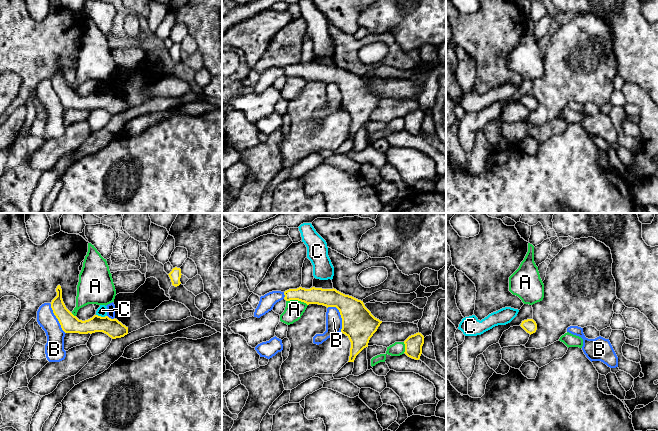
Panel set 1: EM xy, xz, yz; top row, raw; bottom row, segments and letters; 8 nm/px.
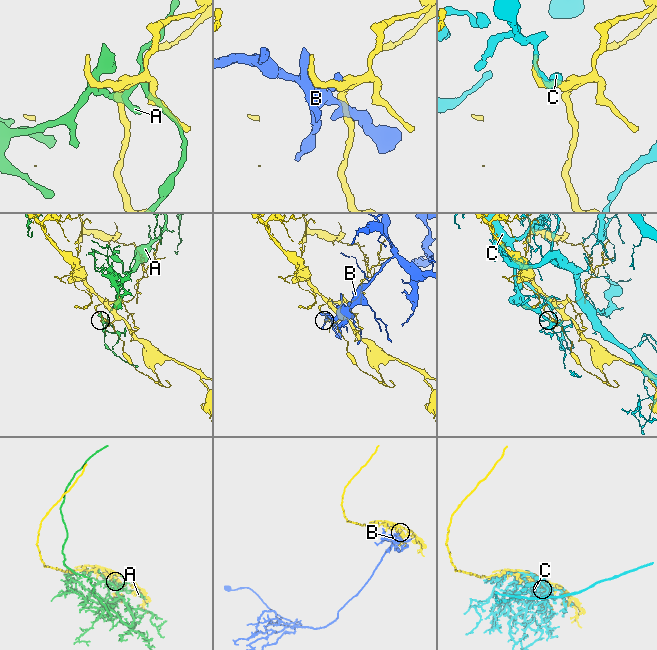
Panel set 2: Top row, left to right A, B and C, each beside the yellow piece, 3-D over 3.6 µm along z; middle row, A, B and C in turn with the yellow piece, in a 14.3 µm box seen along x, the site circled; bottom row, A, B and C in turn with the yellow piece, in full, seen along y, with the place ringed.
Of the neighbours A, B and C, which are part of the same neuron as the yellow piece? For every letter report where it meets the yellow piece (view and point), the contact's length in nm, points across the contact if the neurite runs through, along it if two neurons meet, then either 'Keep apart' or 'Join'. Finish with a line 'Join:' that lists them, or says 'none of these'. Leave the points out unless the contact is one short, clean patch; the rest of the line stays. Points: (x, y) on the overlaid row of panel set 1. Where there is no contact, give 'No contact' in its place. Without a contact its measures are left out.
A: Touches yellow at xz (297, 299). Shared border 180 nm. Keep apart
B: Touches yellow at xz (341, 316). Shared border 240 nm. Keep apart
C: Touches yellow at xy (100, 316). Shared border 90 nm. Keep apart
Join: none of these

